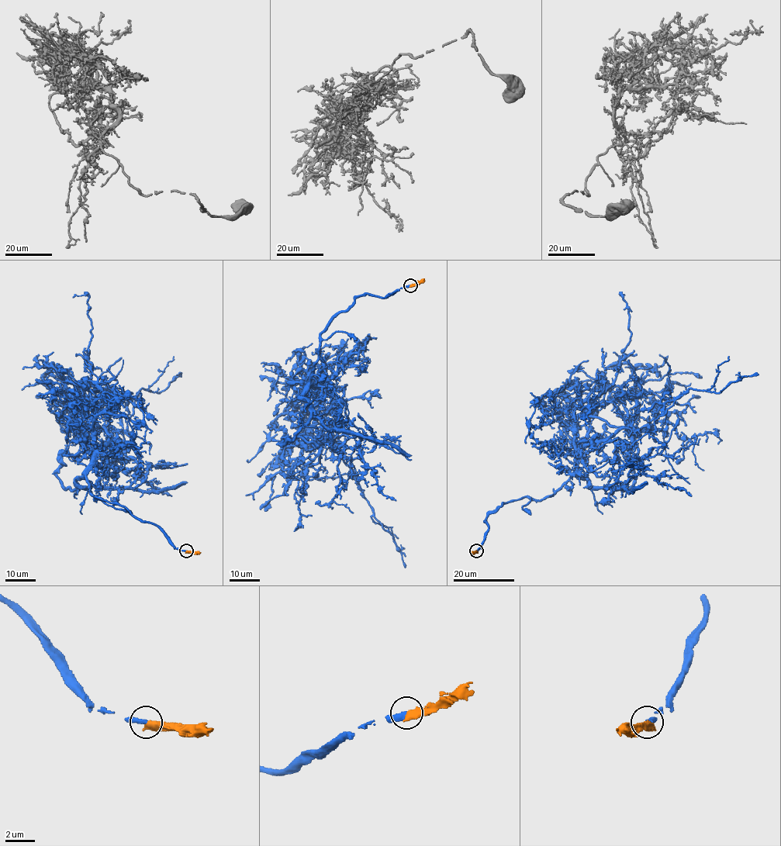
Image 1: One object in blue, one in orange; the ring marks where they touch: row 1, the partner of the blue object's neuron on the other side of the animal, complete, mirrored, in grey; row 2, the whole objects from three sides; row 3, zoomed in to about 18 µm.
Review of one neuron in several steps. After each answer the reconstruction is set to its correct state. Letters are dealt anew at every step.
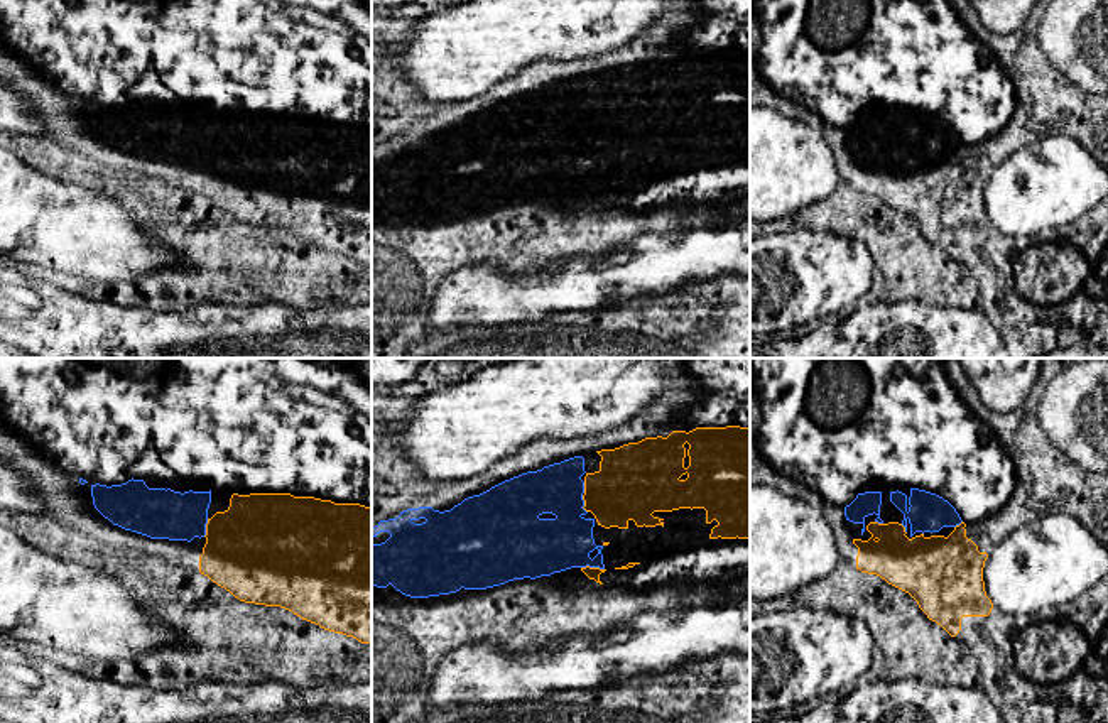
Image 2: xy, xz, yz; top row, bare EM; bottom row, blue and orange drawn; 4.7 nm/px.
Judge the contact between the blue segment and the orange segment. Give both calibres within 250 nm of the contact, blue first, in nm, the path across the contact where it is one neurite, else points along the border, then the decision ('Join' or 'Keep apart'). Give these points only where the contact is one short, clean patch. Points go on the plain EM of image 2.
Thickness 260 nm (blue) against 60 nm. Path across: xz (546, 168), (568, 168), (593, 188), (593, 195). Join

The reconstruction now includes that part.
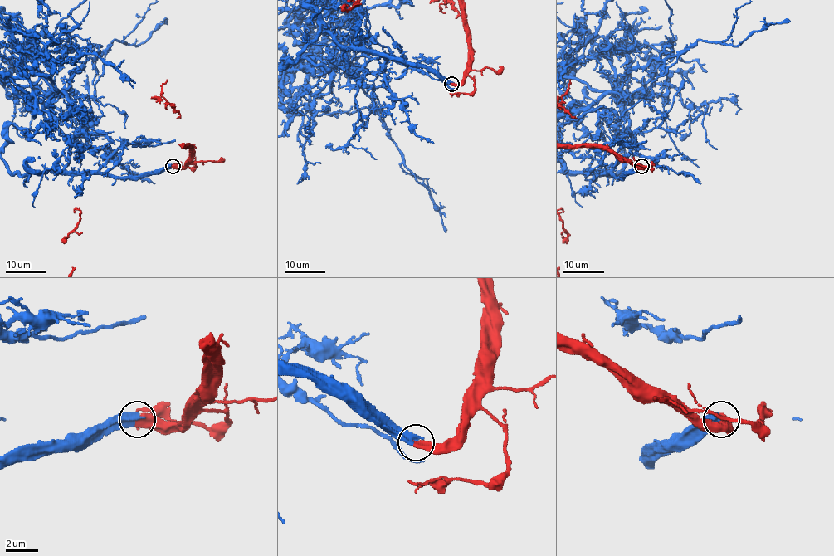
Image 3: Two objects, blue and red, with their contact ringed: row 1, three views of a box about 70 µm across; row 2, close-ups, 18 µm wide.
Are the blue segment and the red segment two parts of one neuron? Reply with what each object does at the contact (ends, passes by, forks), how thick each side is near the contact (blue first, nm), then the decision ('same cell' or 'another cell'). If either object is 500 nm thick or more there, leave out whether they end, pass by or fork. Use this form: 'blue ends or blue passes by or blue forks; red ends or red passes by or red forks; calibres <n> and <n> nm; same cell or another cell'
calibres 550 and 500 nm; same cell

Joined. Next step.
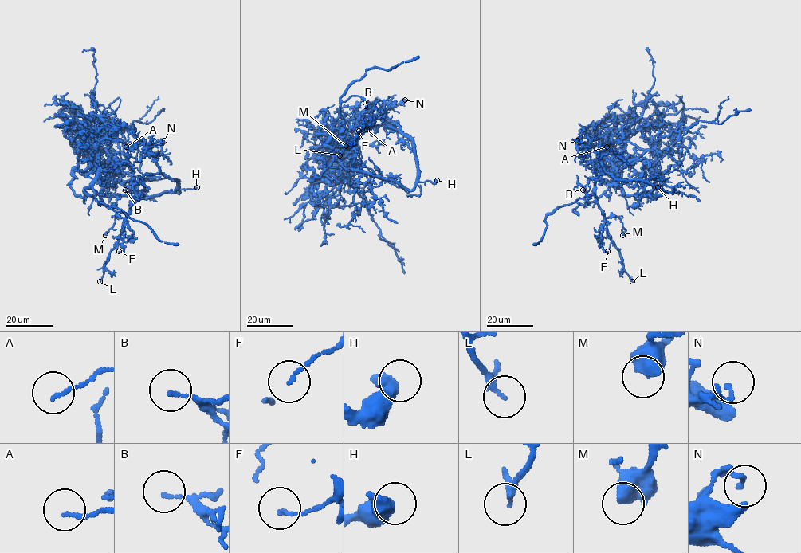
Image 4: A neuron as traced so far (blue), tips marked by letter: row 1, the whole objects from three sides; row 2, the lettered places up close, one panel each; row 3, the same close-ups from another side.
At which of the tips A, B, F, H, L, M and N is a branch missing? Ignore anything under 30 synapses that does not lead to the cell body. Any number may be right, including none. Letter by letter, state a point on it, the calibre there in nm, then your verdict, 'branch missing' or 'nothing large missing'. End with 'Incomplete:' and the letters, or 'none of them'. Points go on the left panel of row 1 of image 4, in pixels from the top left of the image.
A: at (126, 147); 140 nm thick; nothing large missing
B: at (125, 190); 120 nm thick; nothing large missing
F: at (119, 251); 80 nm thick; nothing large missing
H: at (197, 187); 600 nm thick; nothing large missing
L: at (100, 281); 160 nm thick; nothing large missing
M: at (105, 235); 480 nm thick; nothing large missing
N: at (164, 140); 150 nm thick; nothing large missing
Incomplete: none of them

